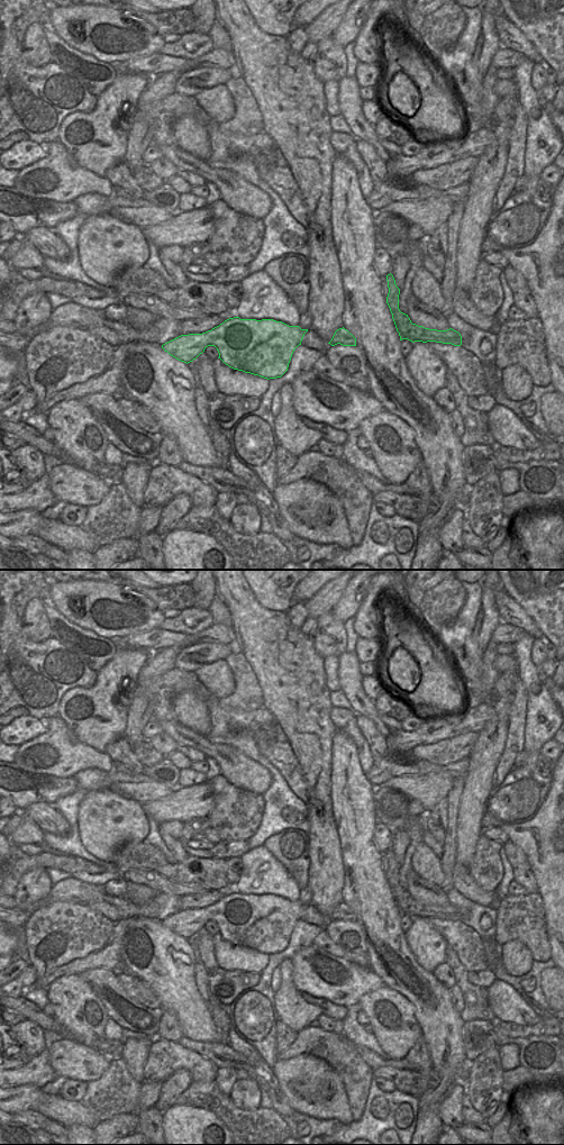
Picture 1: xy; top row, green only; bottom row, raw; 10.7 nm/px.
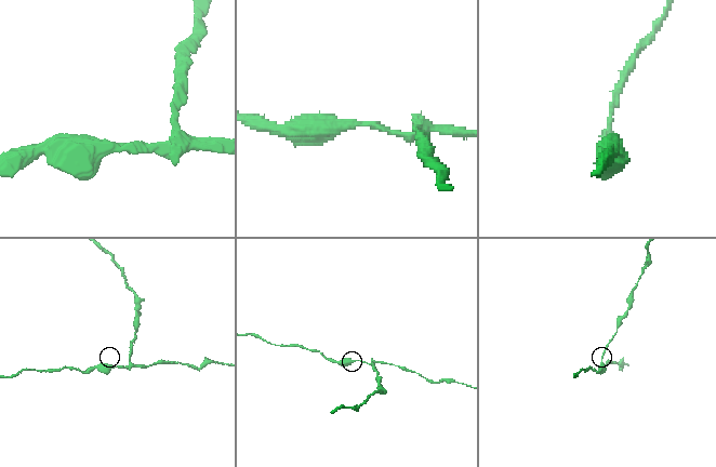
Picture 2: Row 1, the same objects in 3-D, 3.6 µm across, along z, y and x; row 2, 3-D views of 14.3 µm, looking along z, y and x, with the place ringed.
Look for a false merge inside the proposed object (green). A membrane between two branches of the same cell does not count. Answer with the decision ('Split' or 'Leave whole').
Split.

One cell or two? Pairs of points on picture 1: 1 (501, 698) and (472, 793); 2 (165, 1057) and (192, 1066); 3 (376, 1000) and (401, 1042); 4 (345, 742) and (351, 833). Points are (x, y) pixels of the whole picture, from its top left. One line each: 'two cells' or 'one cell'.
1: one cell
2: one cell
3: one cell
4: one cell

